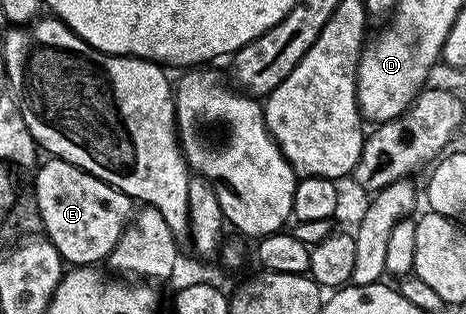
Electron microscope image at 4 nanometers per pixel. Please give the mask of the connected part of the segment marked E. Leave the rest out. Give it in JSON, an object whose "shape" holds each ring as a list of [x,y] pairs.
{"shape":[[[46,157],[36,167],[35,174],[33,198],[37,202],[33,202],[41,217],[40,229],[62,259],[73,266],[88,266],[100,263],[100,258],[108,259],[135,213],[134,199],[62,158]]]}

